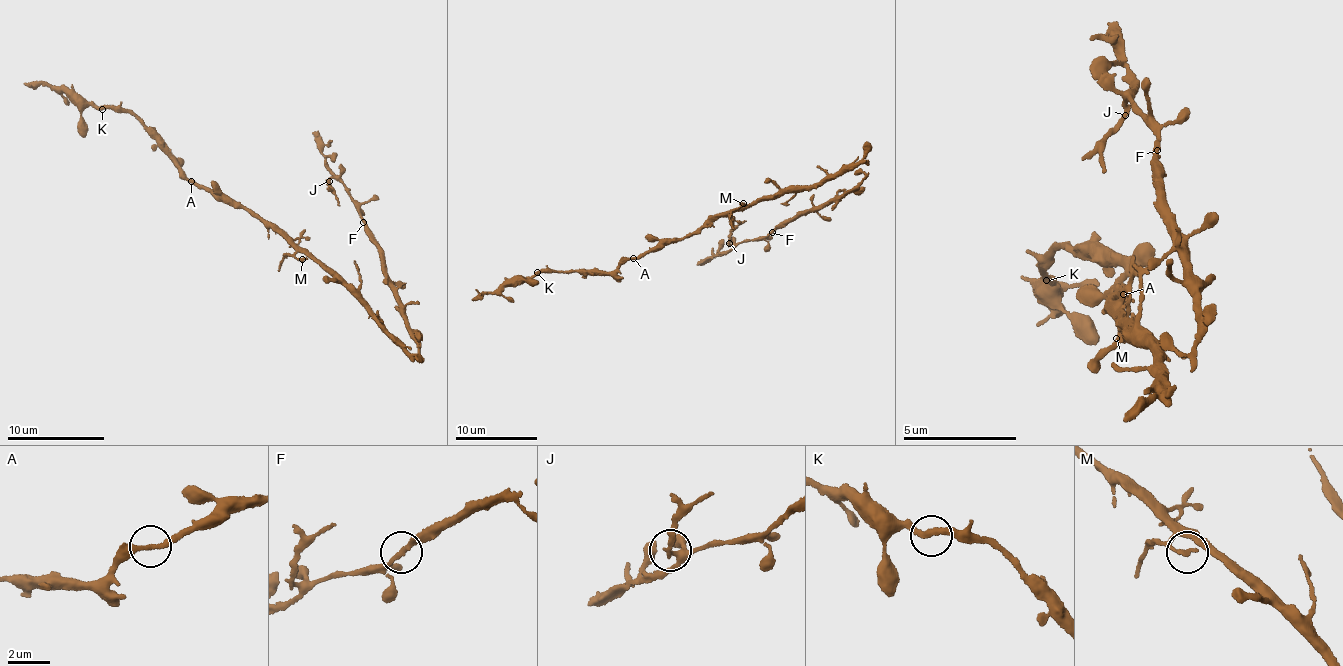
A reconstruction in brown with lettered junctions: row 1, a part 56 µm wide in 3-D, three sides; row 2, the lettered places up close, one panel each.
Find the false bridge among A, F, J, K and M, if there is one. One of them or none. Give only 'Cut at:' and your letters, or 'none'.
Cut at: J

